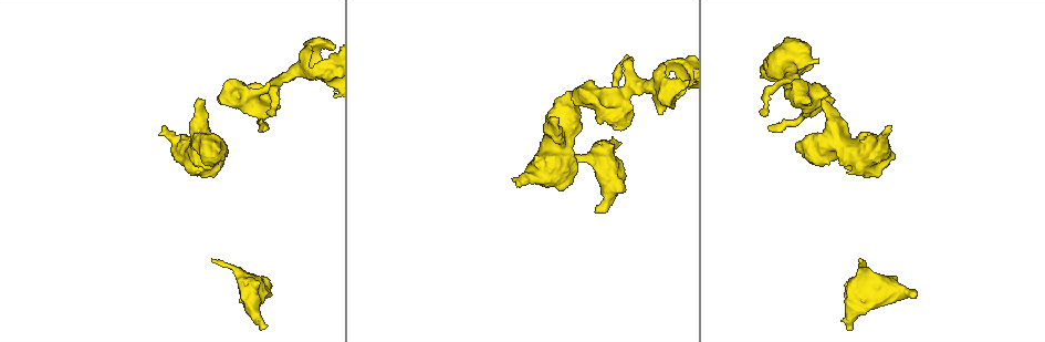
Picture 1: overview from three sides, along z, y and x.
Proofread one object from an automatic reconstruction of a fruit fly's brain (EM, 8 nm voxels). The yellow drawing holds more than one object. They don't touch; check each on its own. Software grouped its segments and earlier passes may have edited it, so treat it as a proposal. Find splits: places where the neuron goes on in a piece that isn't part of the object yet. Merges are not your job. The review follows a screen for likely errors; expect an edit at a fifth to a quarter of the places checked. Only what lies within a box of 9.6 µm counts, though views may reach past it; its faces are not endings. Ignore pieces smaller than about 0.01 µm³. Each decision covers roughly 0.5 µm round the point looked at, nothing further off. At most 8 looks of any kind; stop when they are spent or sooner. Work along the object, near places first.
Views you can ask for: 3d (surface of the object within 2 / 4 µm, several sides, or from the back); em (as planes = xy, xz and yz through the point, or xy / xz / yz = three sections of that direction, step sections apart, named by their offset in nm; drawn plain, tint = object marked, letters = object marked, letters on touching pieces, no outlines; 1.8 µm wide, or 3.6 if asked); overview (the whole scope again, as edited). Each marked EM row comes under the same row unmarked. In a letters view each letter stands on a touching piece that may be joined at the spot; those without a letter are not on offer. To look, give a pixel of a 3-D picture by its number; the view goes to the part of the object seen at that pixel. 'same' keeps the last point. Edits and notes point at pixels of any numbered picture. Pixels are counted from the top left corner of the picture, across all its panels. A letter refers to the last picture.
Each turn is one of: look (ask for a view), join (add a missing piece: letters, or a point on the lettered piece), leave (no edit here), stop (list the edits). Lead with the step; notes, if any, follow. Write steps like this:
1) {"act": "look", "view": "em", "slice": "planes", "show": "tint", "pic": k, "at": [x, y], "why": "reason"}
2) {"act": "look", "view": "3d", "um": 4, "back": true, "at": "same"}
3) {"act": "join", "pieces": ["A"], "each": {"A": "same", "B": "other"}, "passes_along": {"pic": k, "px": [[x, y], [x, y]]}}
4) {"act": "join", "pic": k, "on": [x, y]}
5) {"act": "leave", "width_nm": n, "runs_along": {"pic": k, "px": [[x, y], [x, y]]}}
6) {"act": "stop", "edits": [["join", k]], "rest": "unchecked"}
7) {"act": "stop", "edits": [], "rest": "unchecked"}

{"act": "look", "view": "3d", "um": 4, "pic": 1, "at": [199, 135], "why": "thick turns thin"}

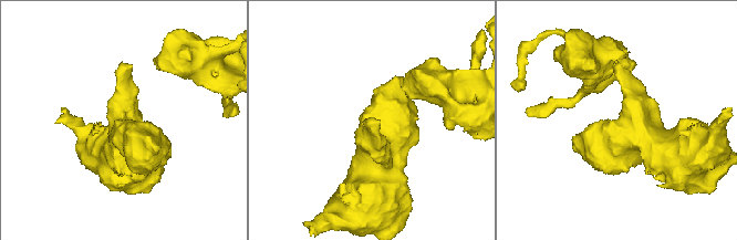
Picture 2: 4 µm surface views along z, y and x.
{"act": "look", "view": "em", "slice": "xy", "step": 4, "show": "tint", "pic": 2, "at": [123, 123], "why": "need the tissue"}

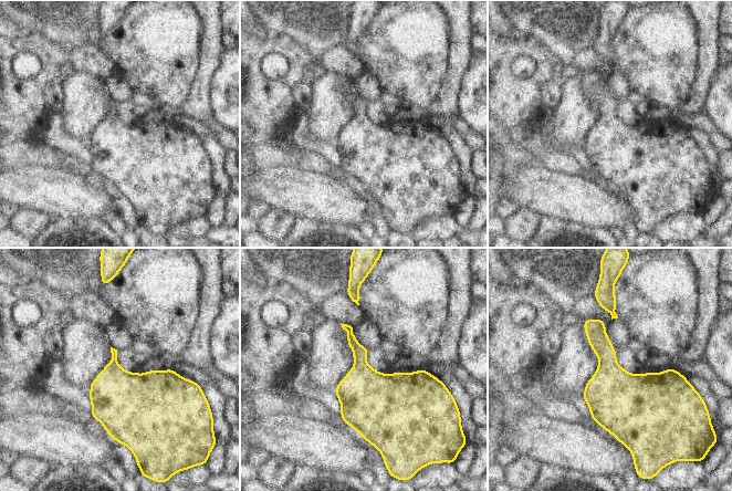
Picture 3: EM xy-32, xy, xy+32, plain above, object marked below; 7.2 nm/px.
{"act": "look", "view": "em", "slice": "planes", "show": "letters", "at": "same"}

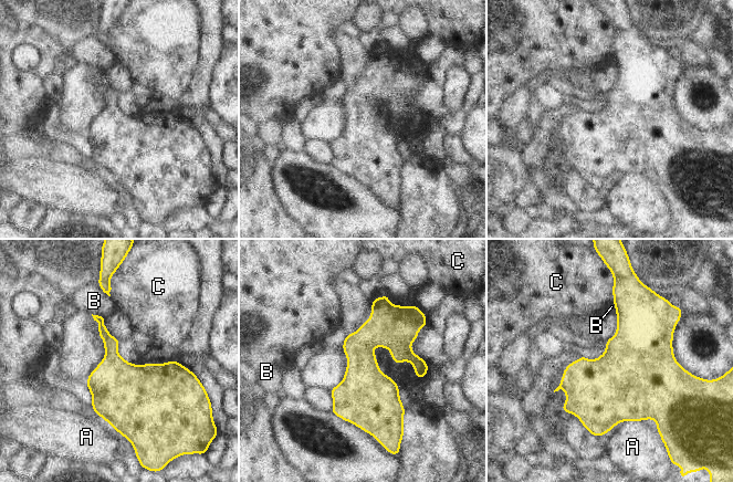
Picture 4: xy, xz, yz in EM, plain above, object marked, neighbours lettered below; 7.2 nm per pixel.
{"act": "leave", "each": {"A": "other", "B": "other", "C": "other"}, "border": {"pic": 4, "px": [[611, 286], [614, 303]]}, "found": "none of them fits"}

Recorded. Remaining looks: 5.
{"act": "look", "view": "em", "slice": "xy", "step": 16, "show": "letters", "pic": 1, "at": [162, 127], "why": "branch stops here"}

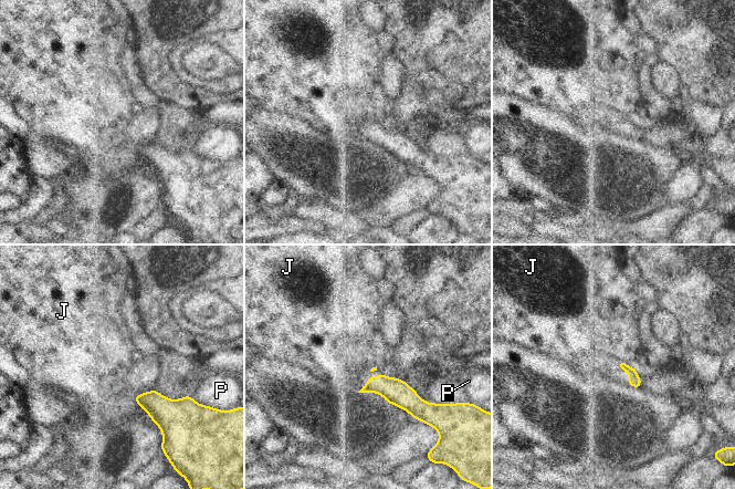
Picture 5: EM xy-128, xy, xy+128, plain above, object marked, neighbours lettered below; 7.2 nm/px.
{"act": "leave", "each": {"J": "other", "P": "other"}, "border": {"pic": 5, "px": [[369, 376], [367, 382], [357, 392]]}, "found": "none of them fits"}

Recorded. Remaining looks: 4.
{"act": "look", "view": "em", "slice": "planes", "show": "letters", "pic": 1, "at": [630, 109], "why": "stops while still wide"}

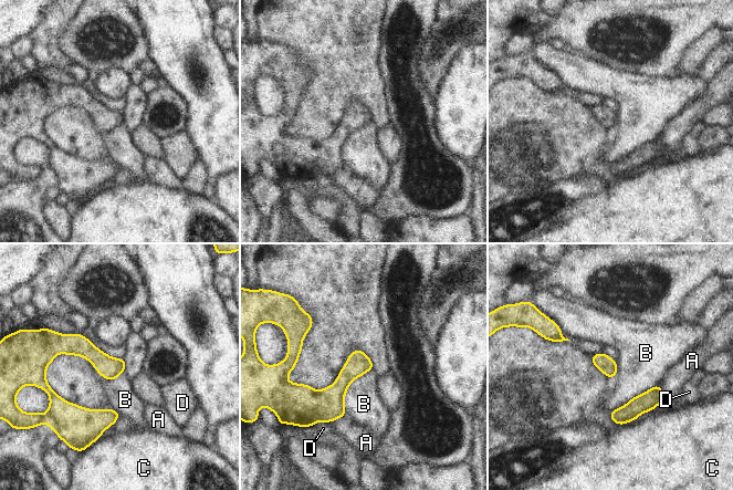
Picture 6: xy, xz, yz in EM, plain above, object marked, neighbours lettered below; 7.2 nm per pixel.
{"act": "leave", "each": {"A": "other", "B": "other", "C": "other", "D": "other"}, "border": {"pic": 6, "px": [[373, 368], [347, 388], [346, 415]]}, "found": "no lettered piece goes on from it"}

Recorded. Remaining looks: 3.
{"act": "stop", "edits": [], "rest": "unchecked"}

